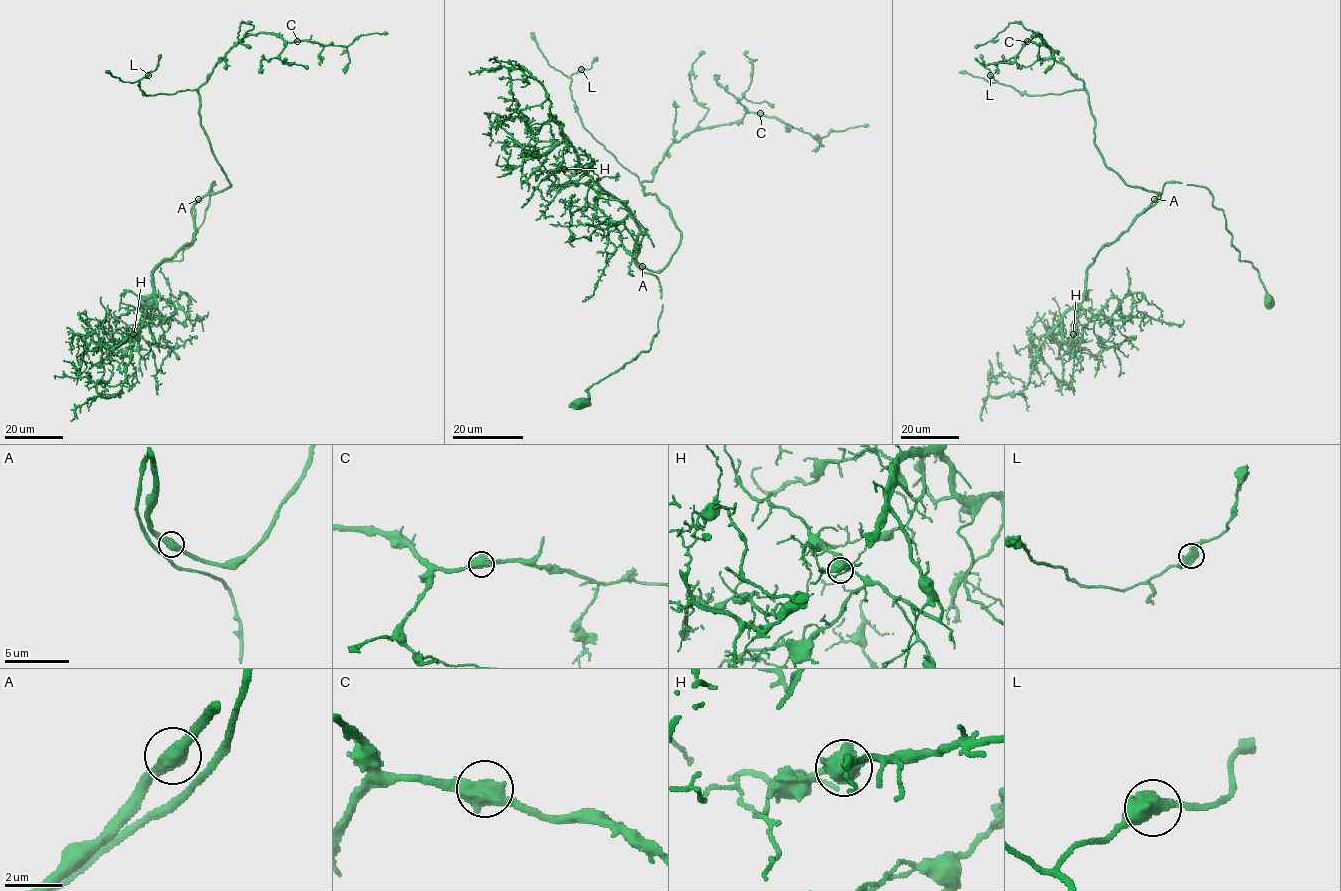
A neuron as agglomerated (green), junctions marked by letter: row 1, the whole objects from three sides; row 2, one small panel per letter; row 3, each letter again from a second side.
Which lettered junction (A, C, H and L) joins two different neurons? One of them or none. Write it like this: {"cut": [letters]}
{"cut": []}

